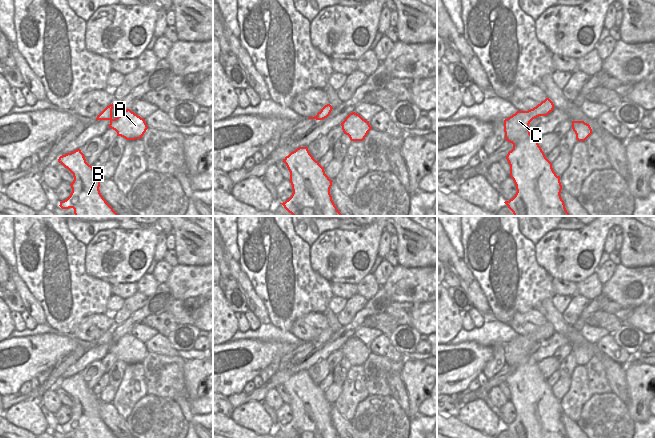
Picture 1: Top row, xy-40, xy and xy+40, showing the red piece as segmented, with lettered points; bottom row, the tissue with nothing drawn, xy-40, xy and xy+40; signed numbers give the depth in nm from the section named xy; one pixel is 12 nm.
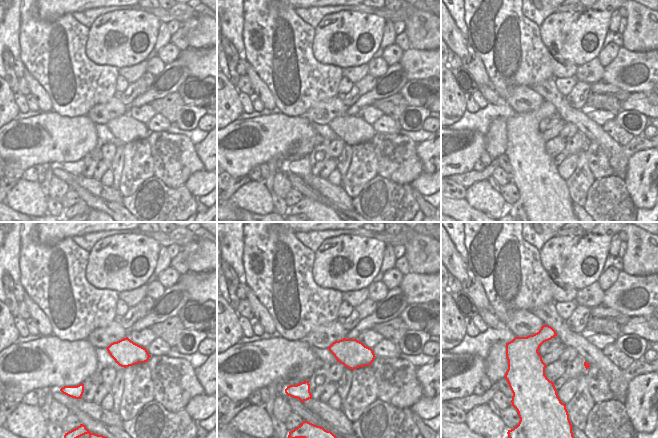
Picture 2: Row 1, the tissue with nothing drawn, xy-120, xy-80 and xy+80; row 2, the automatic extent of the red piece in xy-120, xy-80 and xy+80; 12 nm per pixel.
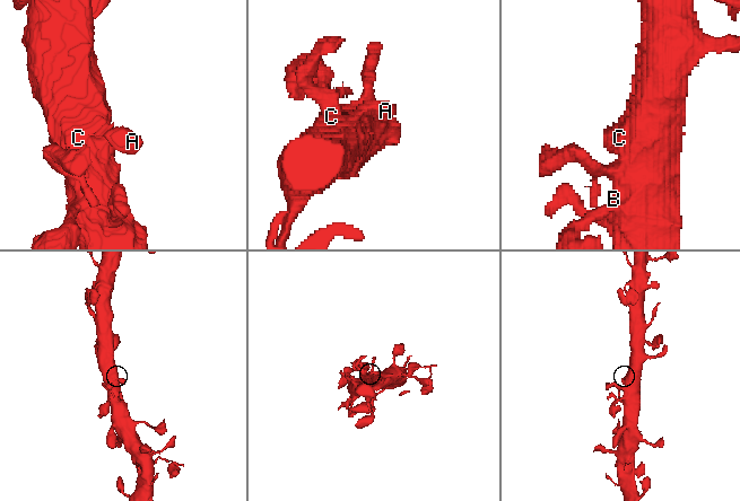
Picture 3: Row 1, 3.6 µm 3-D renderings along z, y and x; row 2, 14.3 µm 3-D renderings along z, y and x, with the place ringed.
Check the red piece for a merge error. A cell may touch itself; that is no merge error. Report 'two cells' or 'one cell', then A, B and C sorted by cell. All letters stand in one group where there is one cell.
one cell; A B C

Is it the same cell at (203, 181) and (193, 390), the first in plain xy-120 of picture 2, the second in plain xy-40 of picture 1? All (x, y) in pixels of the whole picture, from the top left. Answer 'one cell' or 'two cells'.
two cells

